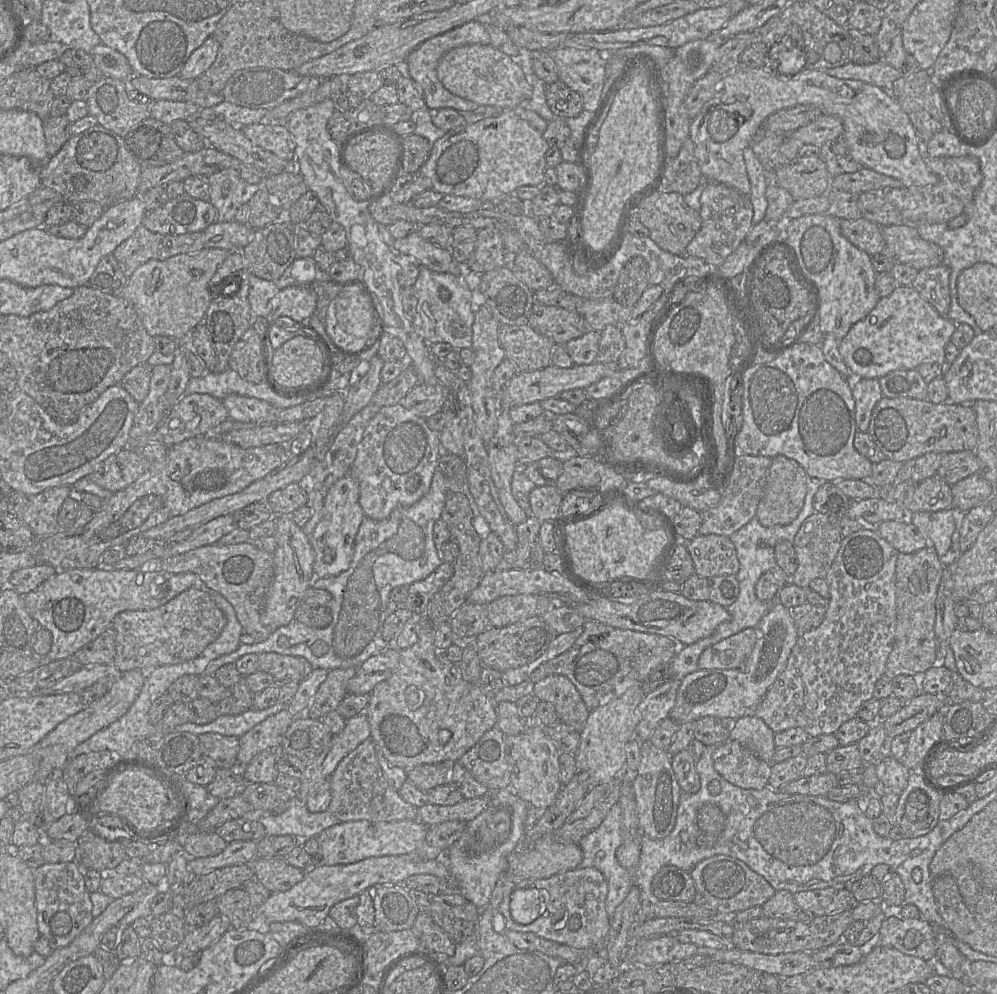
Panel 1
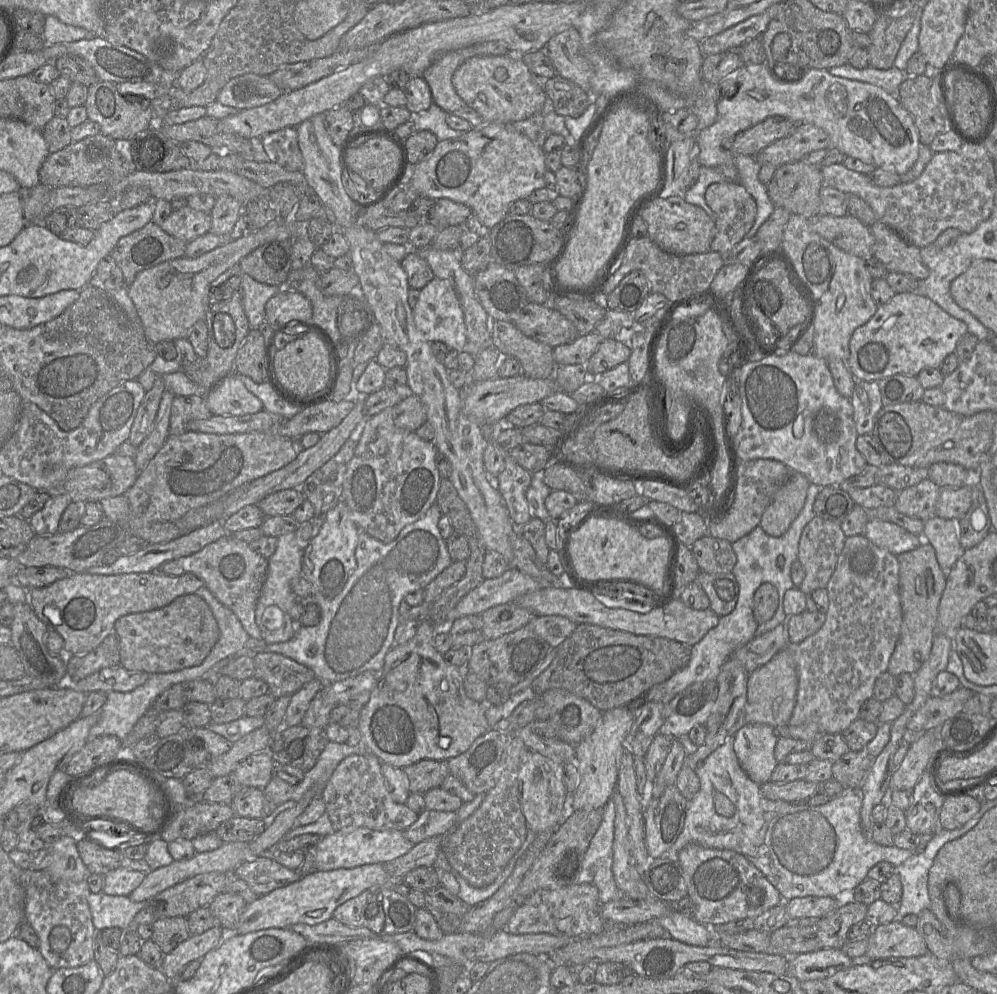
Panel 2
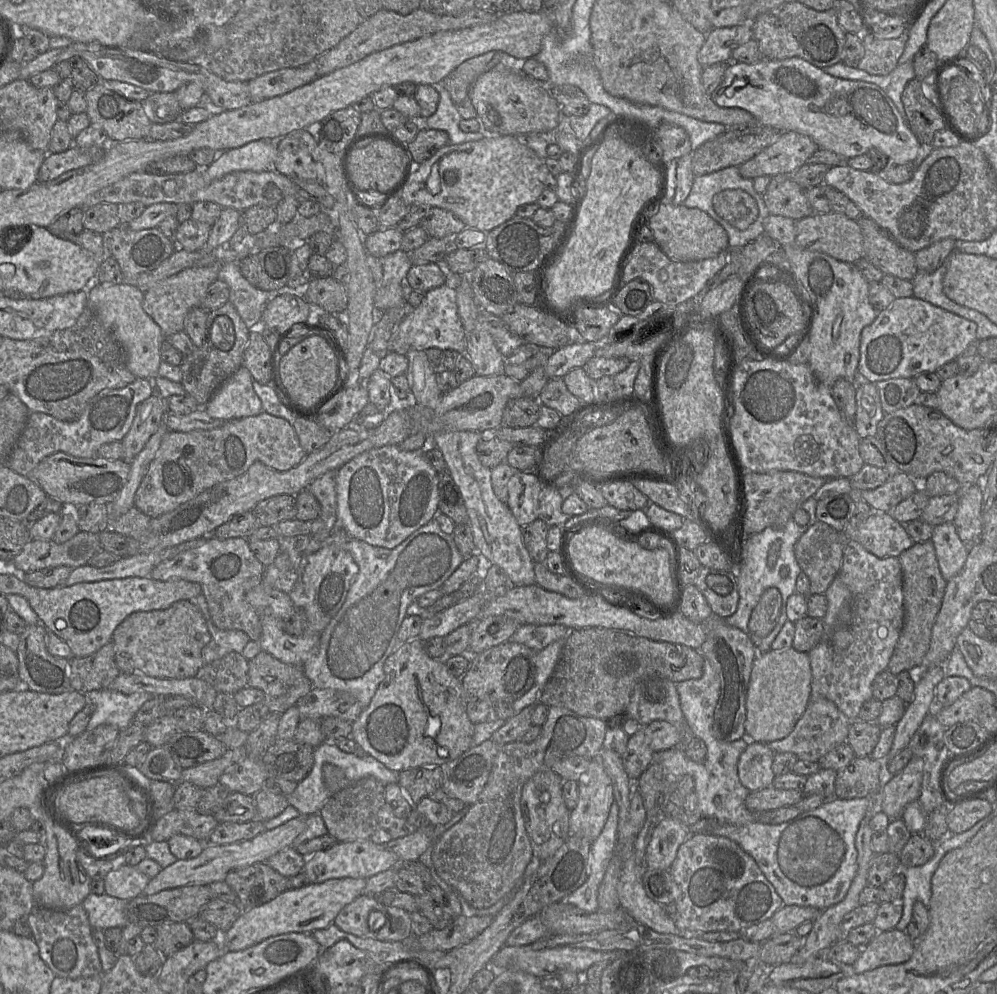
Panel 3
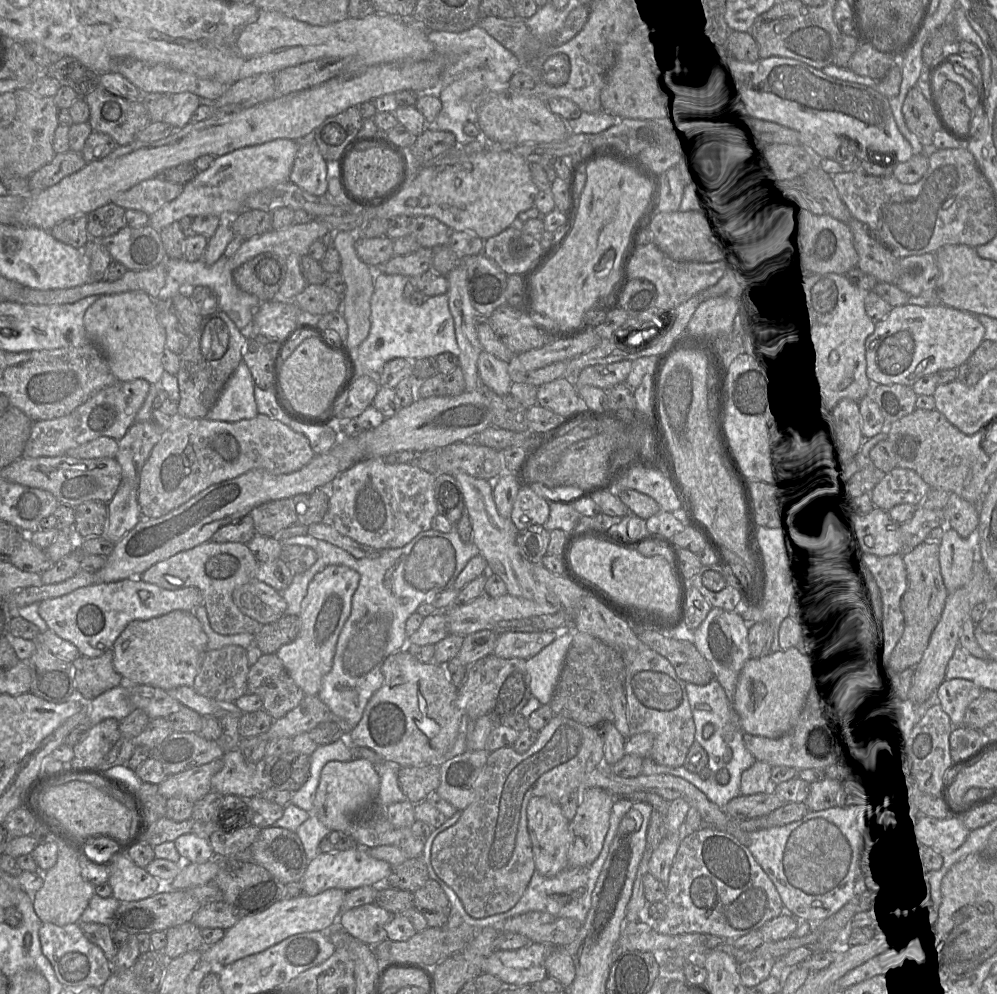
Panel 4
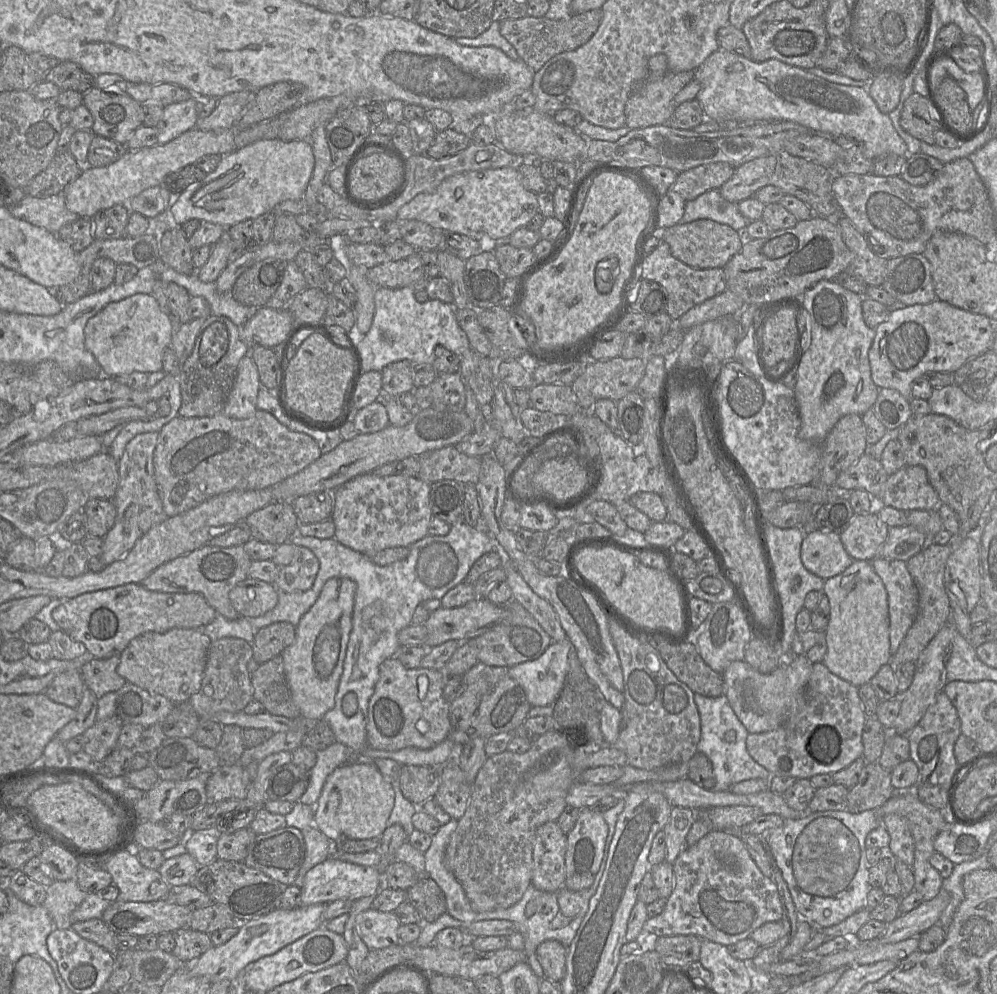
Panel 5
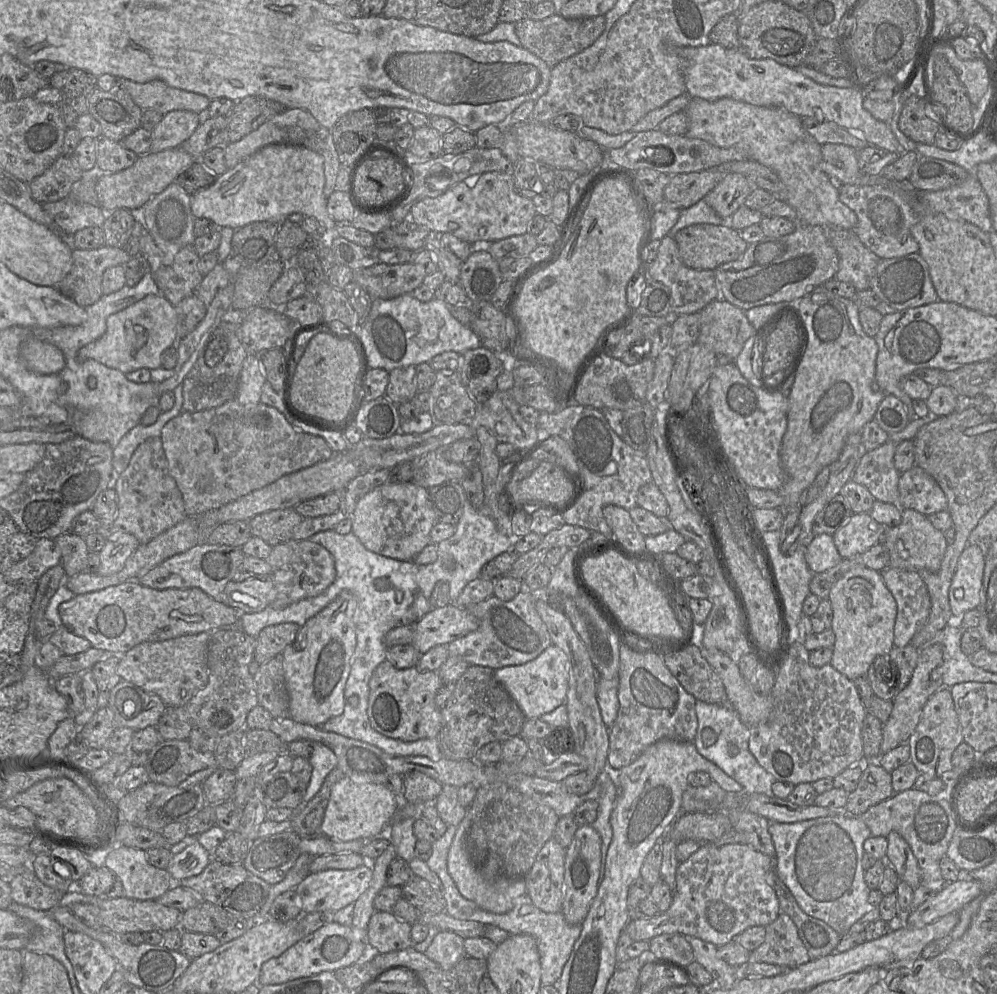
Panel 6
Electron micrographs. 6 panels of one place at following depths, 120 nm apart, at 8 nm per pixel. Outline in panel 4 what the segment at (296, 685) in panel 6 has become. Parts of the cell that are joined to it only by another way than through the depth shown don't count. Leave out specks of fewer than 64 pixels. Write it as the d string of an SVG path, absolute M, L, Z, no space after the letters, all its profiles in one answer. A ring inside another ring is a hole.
M330 565L310 582L301 604L300 630L296 640L283 645L279 659L306 696L318 696L323 677L331 670L339 634L351 612L352 596L360 575L344 565Z

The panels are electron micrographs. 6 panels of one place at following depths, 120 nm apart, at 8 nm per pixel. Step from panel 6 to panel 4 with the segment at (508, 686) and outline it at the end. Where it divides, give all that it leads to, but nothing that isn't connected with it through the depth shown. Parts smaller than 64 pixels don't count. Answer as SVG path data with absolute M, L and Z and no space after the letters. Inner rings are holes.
M568 627L561 631L552 643L526 660L531 695L541 704L550 705L573 638L574 629Z

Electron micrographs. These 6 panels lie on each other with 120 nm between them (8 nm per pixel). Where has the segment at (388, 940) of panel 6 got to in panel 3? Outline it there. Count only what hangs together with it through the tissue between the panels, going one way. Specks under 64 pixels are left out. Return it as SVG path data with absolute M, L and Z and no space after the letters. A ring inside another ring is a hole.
M360 895L339 912L333 924L346 933L375 939L374 932L368 926L368 916L374 910L386 915L386 906L379 903L374 896Z

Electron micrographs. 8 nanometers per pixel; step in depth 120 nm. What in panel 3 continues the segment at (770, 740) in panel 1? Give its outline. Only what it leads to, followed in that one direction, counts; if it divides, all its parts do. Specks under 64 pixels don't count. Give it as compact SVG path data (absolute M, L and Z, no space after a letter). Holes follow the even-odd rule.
M750 742L738 761L738 775L744 787L755 792L773 785L775 753L762 742Z

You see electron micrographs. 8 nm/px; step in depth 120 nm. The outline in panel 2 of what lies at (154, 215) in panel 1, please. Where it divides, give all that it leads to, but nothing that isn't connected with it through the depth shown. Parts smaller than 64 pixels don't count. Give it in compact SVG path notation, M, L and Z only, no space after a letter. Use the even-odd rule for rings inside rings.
M190 206L174 210L170 216L159 225L170 236L190 242L210 231L211 216L197 211Z

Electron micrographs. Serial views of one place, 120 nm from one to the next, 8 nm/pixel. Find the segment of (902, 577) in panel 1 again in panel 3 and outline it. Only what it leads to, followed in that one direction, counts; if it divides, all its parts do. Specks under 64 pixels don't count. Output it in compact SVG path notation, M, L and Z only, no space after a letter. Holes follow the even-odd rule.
M931 540L914 543L898 557L903 575L904 624L890 659L888 670L899 675L902 671L923 669L924 658L930 646L932 627L942 606L947 581L942 577L935 547Z

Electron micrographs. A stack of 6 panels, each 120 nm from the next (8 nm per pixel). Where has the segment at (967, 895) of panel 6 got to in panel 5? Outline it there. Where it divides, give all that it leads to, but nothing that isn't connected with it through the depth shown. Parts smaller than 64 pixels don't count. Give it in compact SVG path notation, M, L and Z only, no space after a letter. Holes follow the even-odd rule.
M941 889L939 894L920 906L899 916L888 923L885 931L879 936L882 943L897 943L921 933L939 923L942 912L950 901L949 893Z

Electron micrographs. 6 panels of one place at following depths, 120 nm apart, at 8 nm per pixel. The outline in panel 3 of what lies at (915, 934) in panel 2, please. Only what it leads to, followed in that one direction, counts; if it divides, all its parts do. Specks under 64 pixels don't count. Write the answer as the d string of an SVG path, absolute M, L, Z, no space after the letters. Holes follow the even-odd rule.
M893 928L878 932L864 947L851 972L860 974L880 966L895 965L908 961L915 949L906 932Z

